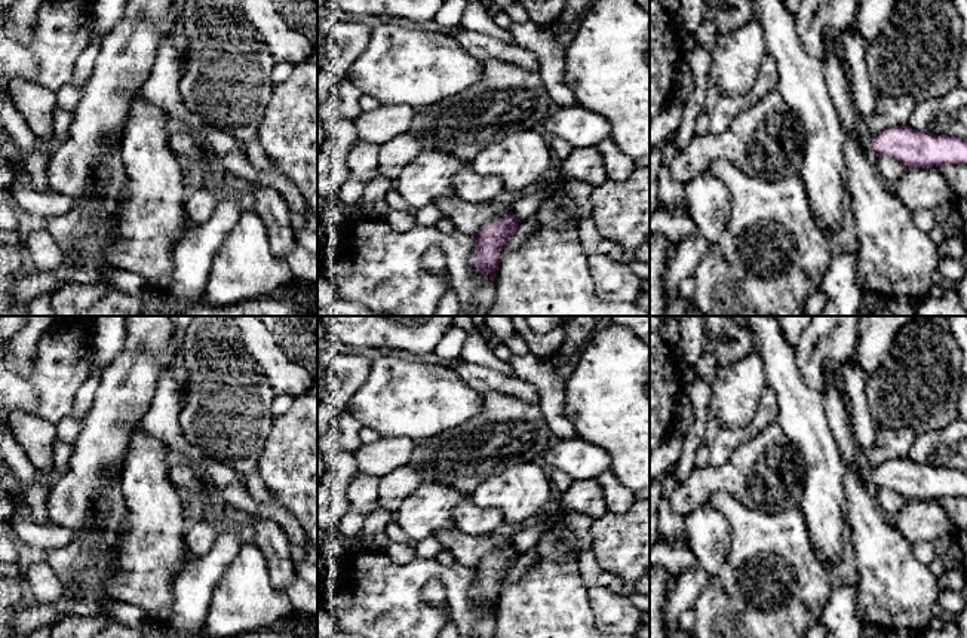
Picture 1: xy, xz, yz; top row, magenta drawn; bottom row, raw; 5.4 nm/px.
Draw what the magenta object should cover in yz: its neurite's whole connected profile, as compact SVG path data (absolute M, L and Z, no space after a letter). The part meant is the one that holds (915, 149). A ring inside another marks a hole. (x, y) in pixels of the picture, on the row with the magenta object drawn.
M891 126L875 135L860 137L860 144L875 156L887 156L908 168L939 168L967 163L967 141L934 135L927 129Z

